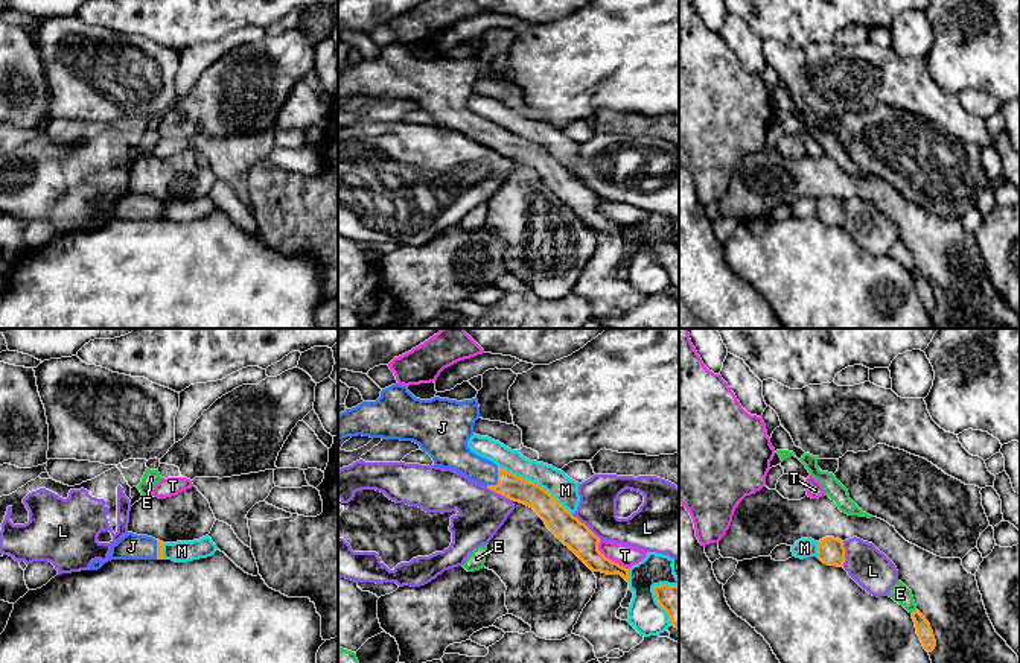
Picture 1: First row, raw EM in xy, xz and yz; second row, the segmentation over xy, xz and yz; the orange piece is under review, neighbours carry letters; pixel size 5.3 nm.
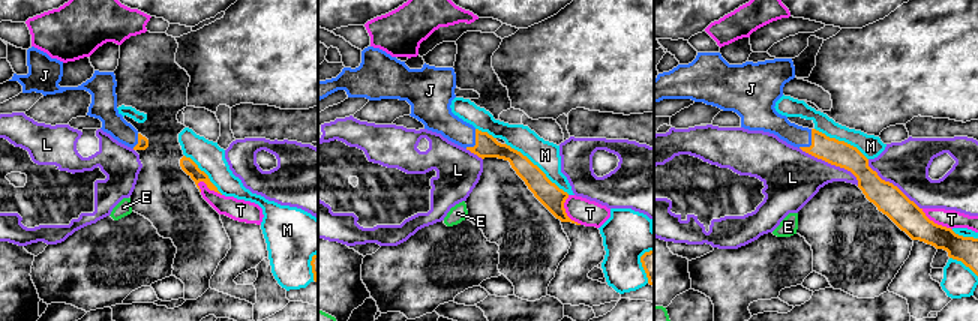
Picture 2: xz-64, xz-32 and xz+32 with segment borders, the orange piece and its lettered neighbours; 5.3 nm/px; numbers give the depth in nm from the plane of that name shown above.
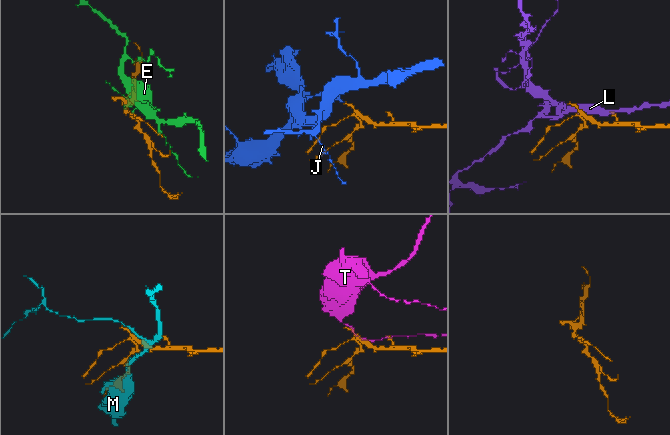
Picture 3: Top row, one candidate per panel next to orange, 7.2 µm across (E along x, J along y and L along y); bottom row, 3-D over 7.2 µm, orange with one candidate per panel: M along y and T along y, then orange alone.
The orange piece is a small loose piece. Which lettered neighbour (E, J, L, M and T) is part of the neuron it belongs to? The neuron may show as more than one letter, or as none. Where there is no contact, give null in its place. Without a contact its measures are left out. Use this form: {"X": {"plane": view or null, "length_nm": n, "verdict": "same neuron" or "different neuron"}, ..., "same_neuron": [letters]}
{"E": {"plane": "yz", "length_nm": 40, "verdict": "different neuron"}, "J": {"plane": "xz", "length_nm": 120, "verdict": "same neuron"}, "L": {"plane": "xz", "length_nm": 200, "verdict": "different neuron"}, "M": {"plane": "xz", "length_nm": 460, "verdict": "different neuron"}, "T": {"plane": "xz", "length_nm": 220, "verdict": "different neuron"}, "same_neuron": ["J"]}

